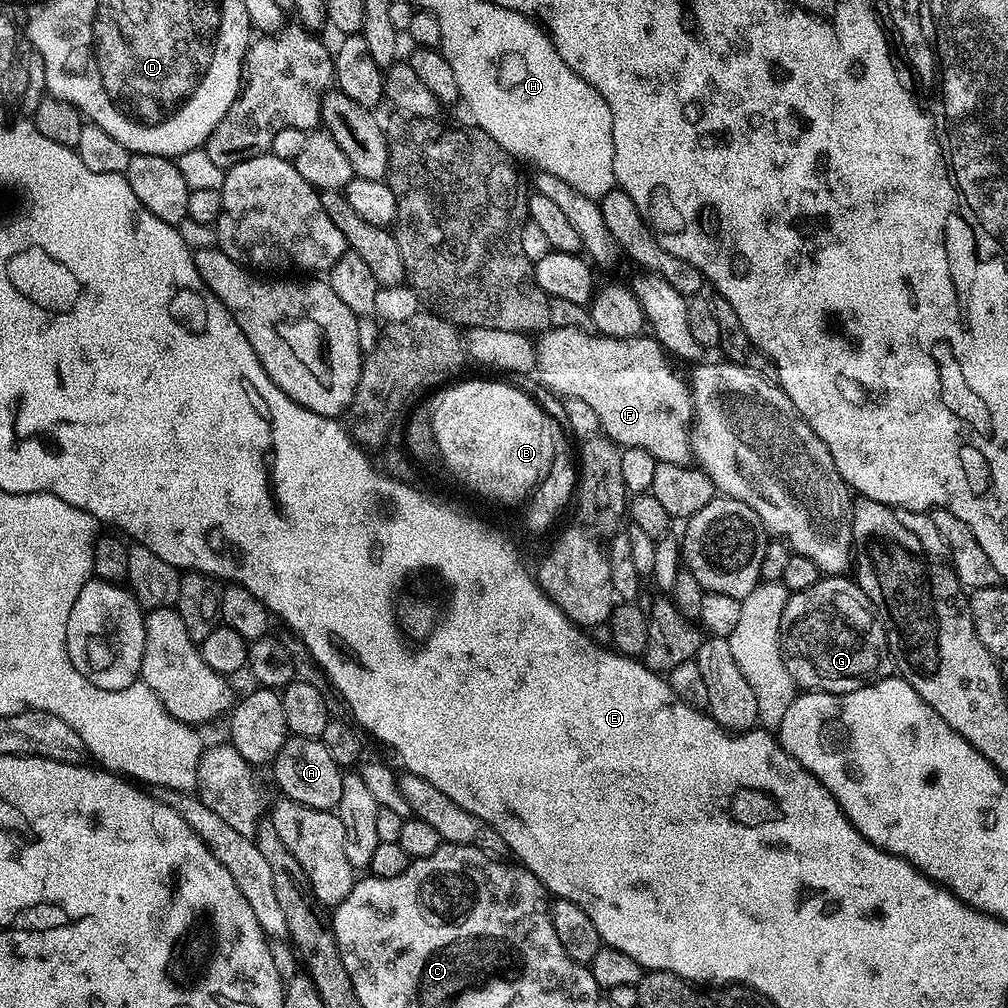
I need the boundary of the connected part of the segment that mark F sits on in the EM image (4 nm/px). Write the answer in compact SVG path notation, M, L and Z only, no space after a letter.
M551 327L547 332L539 333L535 346L535 371L540 372L541 382L560 398L579 398L591 406L594 414L598 414L601 433L609 440L621 449L645 448L657 462L689 463L692 456L692 395L685 379L683 382L668 366L669 359L659 341L648 334L619 340L573 328Z

